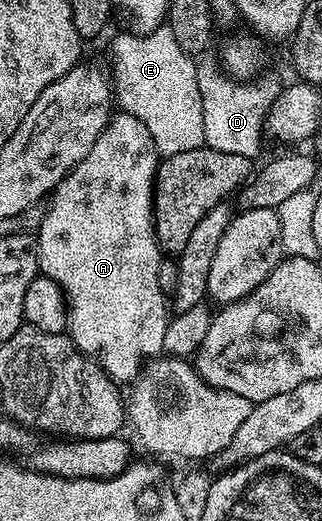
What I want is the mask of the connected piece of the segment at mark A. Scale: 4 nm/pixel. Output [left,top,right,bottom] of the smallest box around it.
[35,112,171,384]

